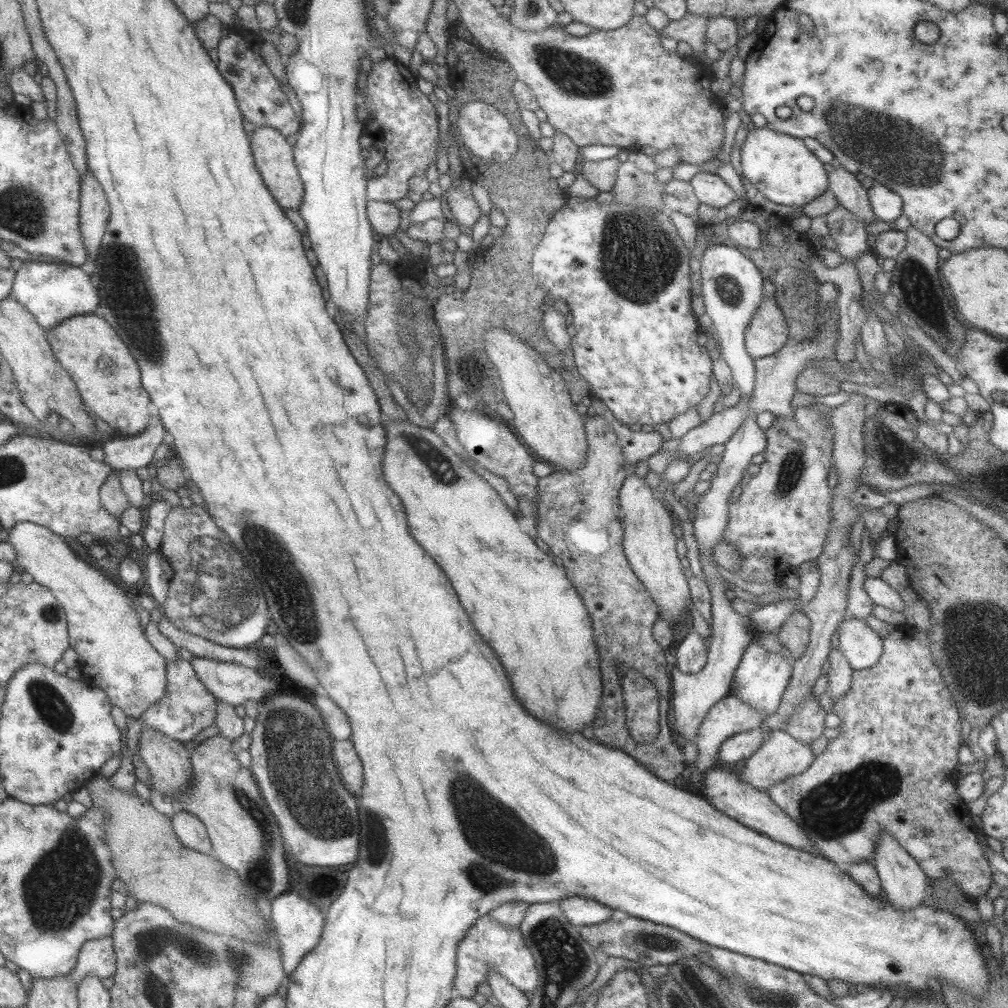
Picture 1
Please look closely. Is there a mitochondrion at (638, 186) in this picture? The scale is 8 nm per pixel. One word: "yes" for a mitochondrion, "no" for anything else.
yes

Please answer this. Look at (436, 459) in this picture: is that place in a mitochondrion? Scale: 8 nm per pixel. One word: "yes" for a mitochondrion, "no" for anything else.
yes

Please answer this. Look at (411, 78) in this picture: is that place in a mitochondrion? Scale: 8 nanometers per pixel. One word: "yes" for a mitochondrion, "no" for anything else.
no

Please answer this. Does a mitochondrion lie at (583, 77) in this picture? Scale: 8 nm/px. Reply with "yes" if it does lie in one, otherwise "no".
yes

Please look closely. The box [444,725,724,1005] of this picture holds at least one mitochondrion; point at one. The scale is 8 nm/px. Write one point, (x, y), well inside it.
(501, 856)

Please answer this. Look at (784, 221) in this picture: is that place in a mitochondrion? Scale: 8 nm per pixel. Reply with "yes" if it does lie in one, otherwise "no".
no

